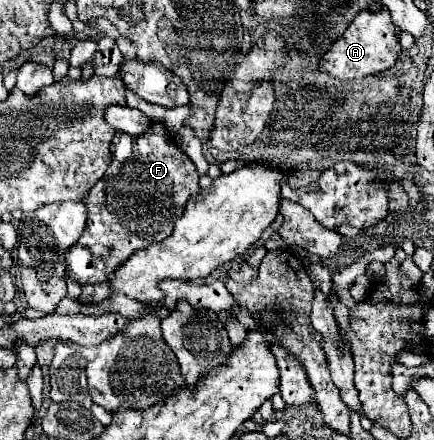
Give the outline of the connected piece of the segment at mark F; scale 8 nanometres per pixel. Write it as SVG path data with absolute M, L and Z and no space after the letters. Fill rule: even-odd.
M152 121L150 129L146 129L142 135L136 135L136 137L126 133L116 133L110 143L110 151L112 151L112 157L104 177L94 183L94 187L86 197L88 201L84 201L88 203L86 205L88 221L86 221L84 233L80 235L76 245L72 245L72 249L68 249L66 253L66 277L70 277L80 285L106 281L108 275L116 271L118 265L122 265L132 253L136 253L138 249L146 249L152 243L164 241L174 231L176 219L184 213L184 205L188 197L200 191L198 171L194 163L174 143L172 135L166 131L166 127L160 121Z

